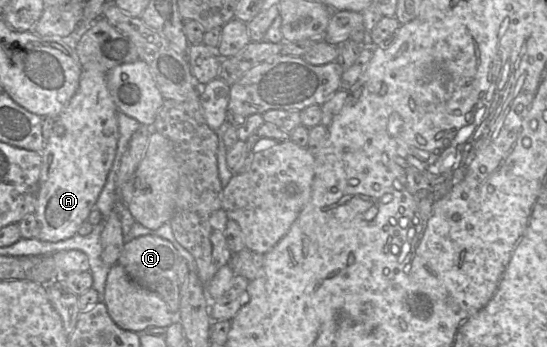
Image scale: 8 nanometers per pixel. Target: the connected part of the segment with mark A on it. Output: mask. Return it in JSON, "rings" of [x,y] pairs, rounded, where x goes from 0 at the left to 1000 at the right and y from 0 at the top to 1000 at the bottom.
{"rings":[[[150,202],[144,251],[104,334],[75,438],[71,550],[62,614],[71,640],[68,689],[86,697],[126,689],[161,634],[210,455],[218,398],[216,320],[196,251],[194,210]]]}

